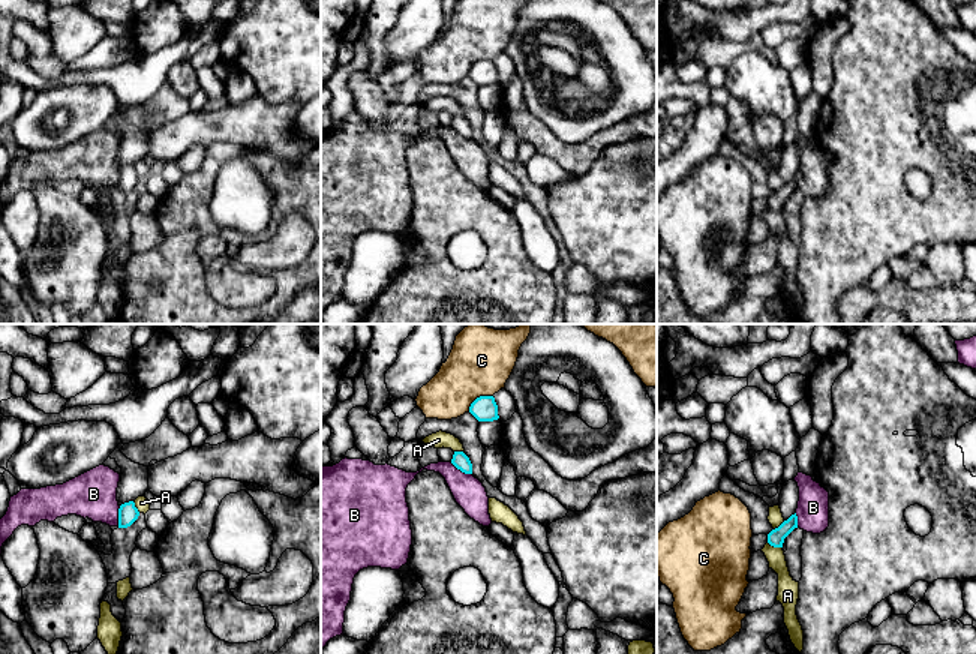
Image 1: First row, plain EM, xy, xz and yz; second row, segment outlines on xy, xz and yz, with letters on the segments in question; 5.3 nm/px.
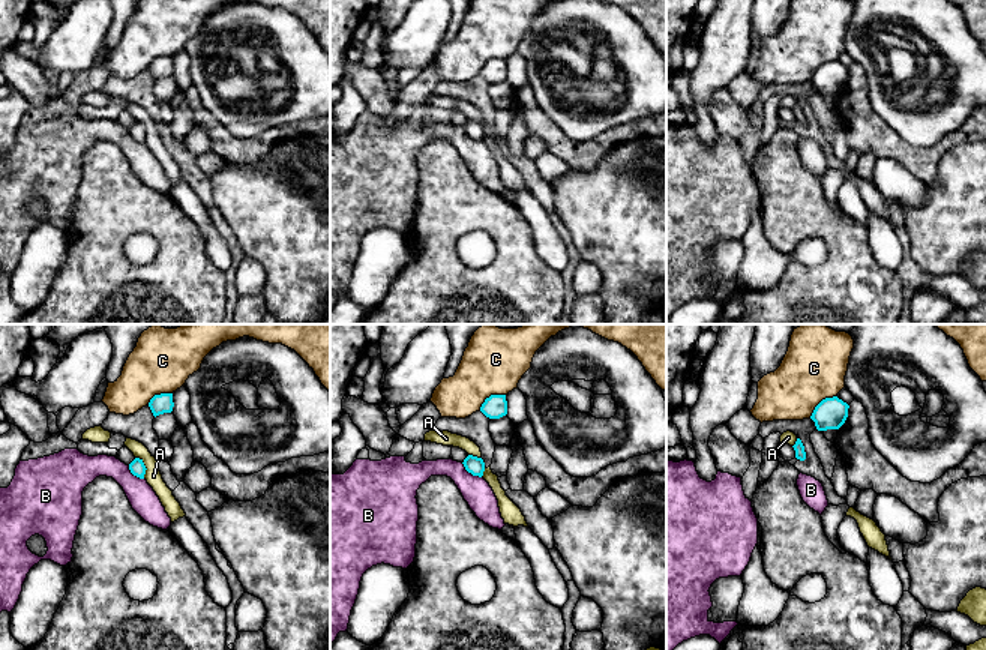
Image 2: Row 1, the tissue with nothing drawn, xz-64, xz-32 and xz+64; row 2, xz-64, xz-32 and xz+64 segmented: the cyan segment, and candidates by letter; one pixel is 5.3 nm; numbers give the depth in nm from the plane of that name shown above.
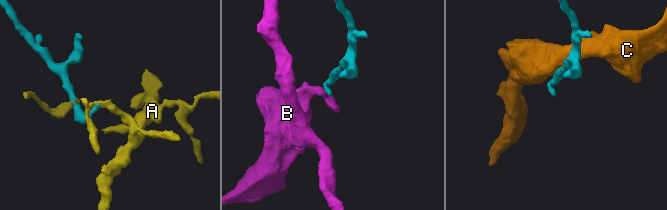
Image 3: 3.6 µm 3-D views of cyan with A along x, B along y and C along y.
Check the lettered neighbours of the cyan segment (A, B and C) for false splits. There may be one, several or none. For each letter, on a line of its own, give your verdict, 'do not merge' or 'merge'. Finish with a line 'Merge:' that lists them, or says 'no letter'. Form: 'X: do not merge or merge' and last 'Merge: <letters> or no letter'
A: do not merge
B: do not merge
C: do not merge
Merge: no letter

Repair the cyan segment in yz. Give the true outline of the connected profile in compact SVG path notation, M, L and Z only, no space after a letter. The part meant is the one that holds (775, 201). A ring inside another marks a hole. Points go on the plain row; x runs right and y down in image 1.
M792 178L787 184L784 184L778 192L772 194L768 198L768 207L774 212L783 212L784 202L798 192L798 180Z

